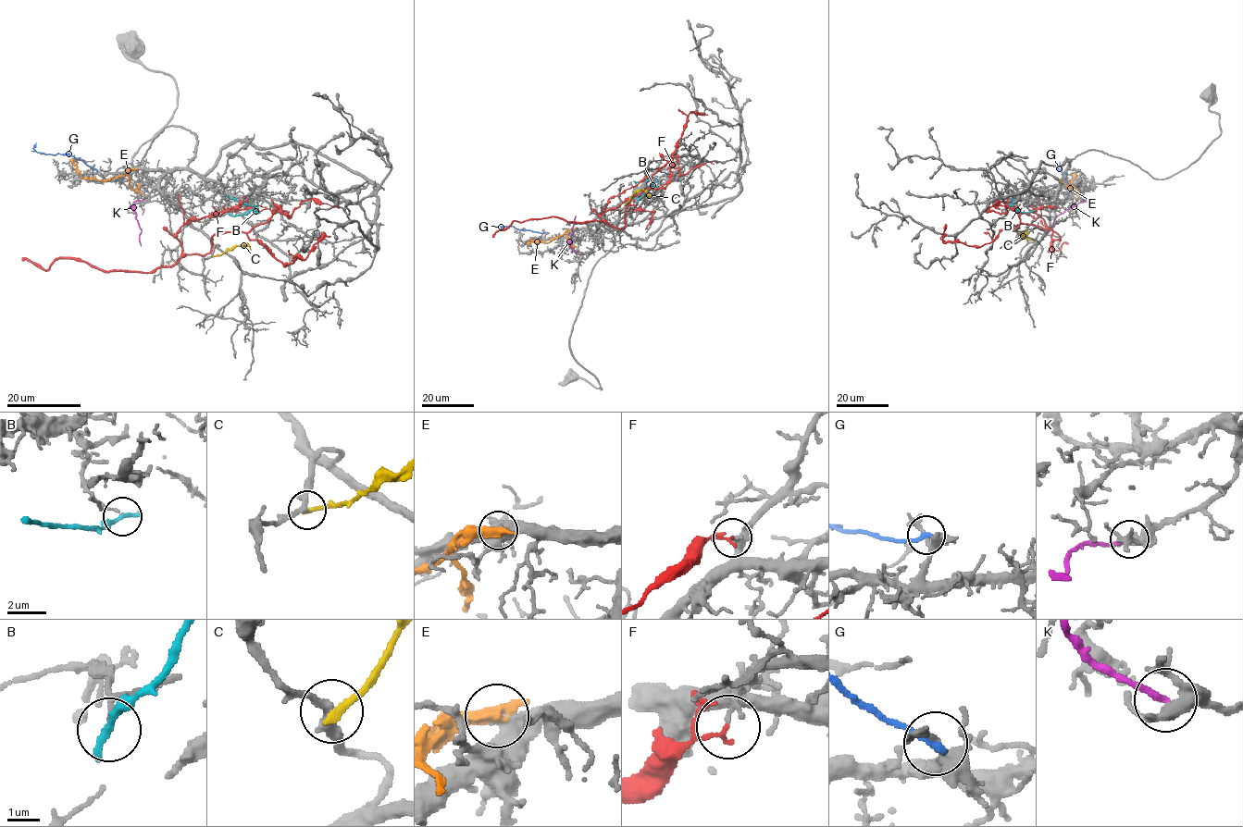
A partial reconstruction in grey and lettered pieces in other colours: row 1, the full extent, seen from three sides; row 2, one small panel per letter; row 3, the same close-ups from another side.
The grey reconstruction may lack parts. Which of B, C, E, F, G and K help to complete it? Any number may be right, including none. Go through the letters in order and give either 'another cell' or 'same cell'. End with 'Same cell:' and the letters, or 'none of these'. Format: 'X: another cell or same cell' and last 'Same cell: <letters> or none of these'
B: another cell
C: another cell
E: another cell
F: another cell
G: another cell
K: another cell
Same cell: none of these

